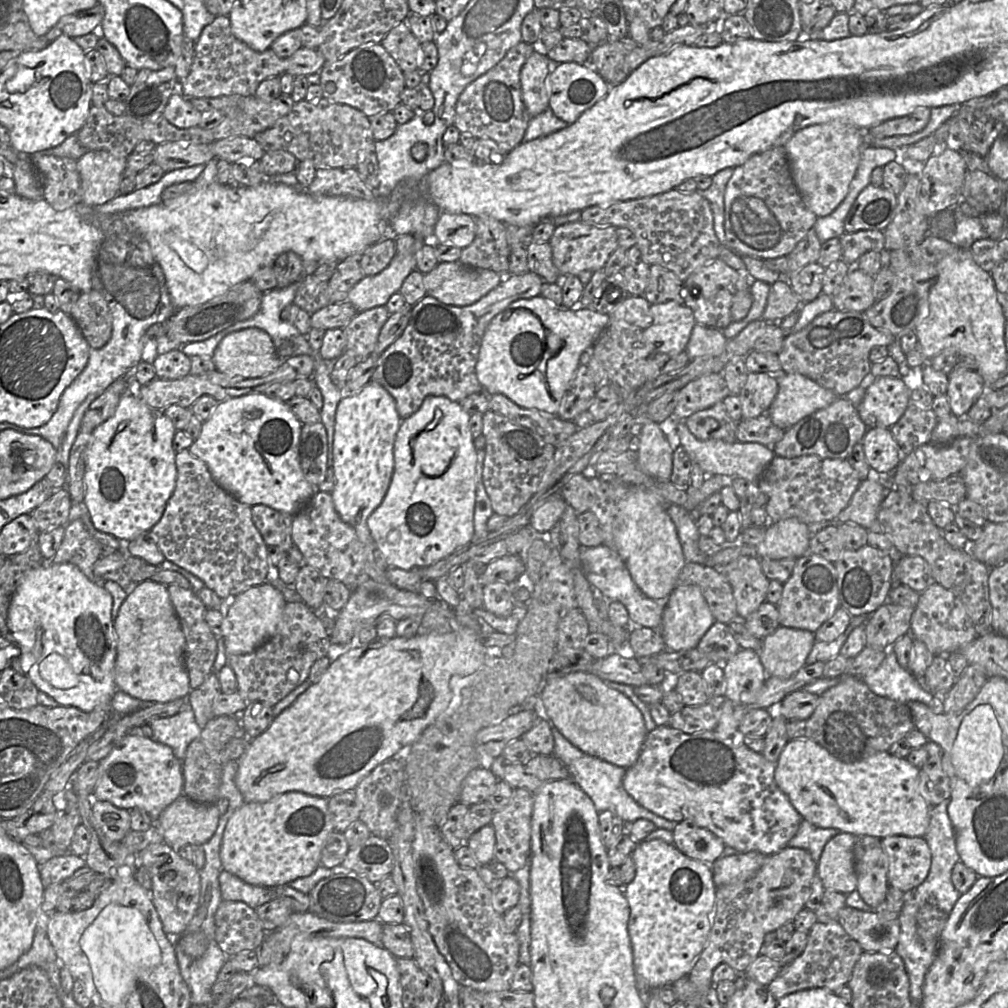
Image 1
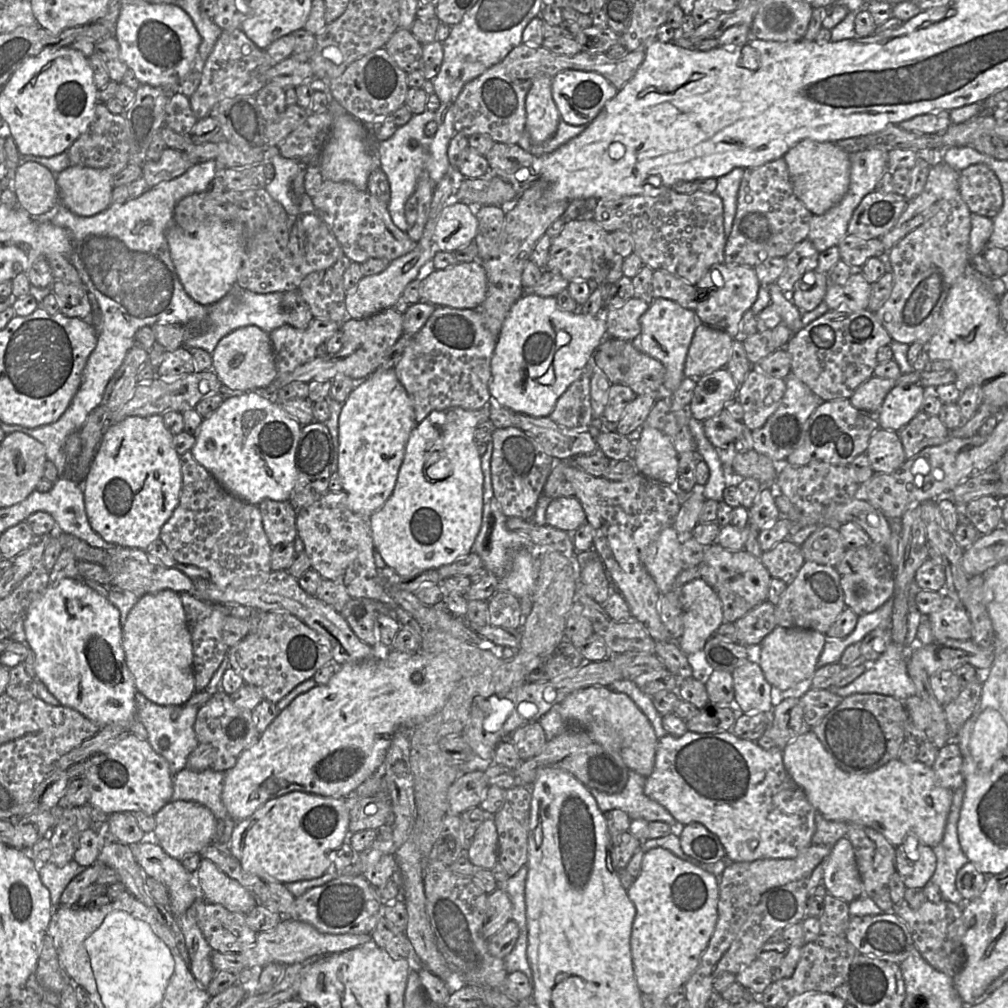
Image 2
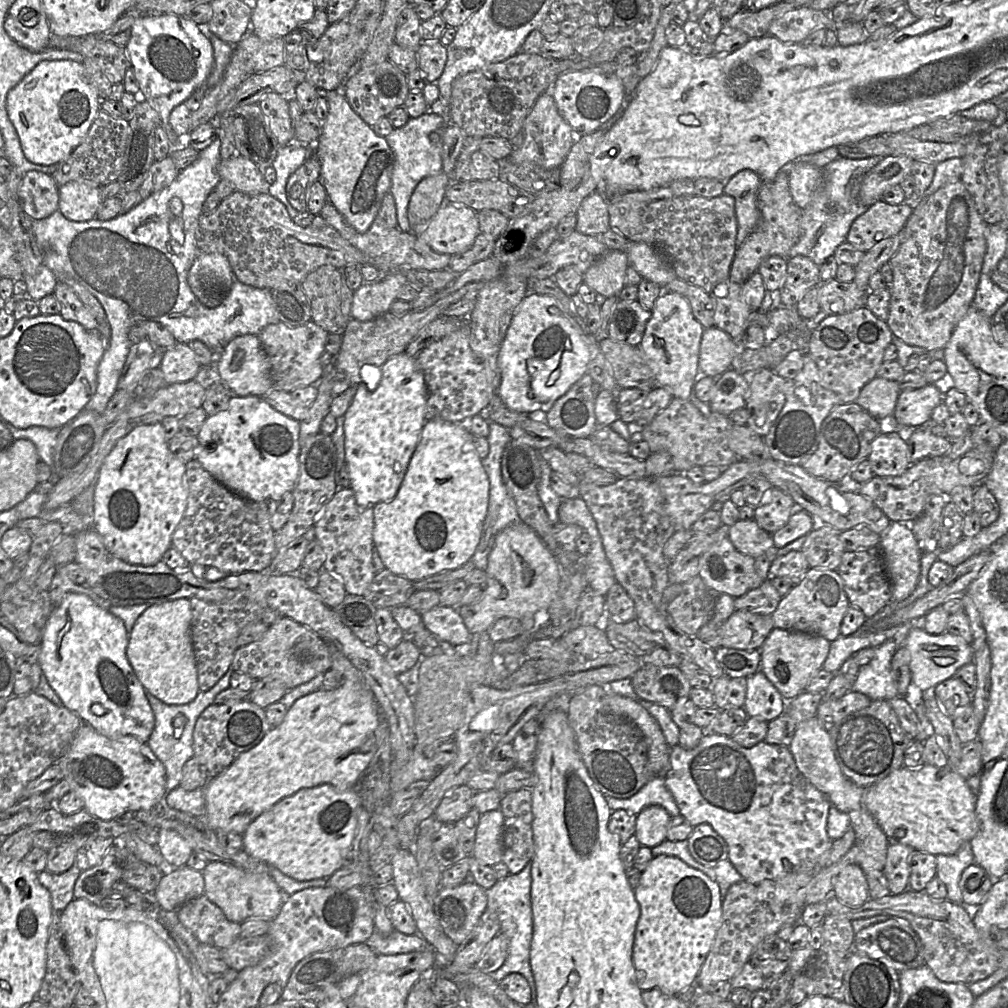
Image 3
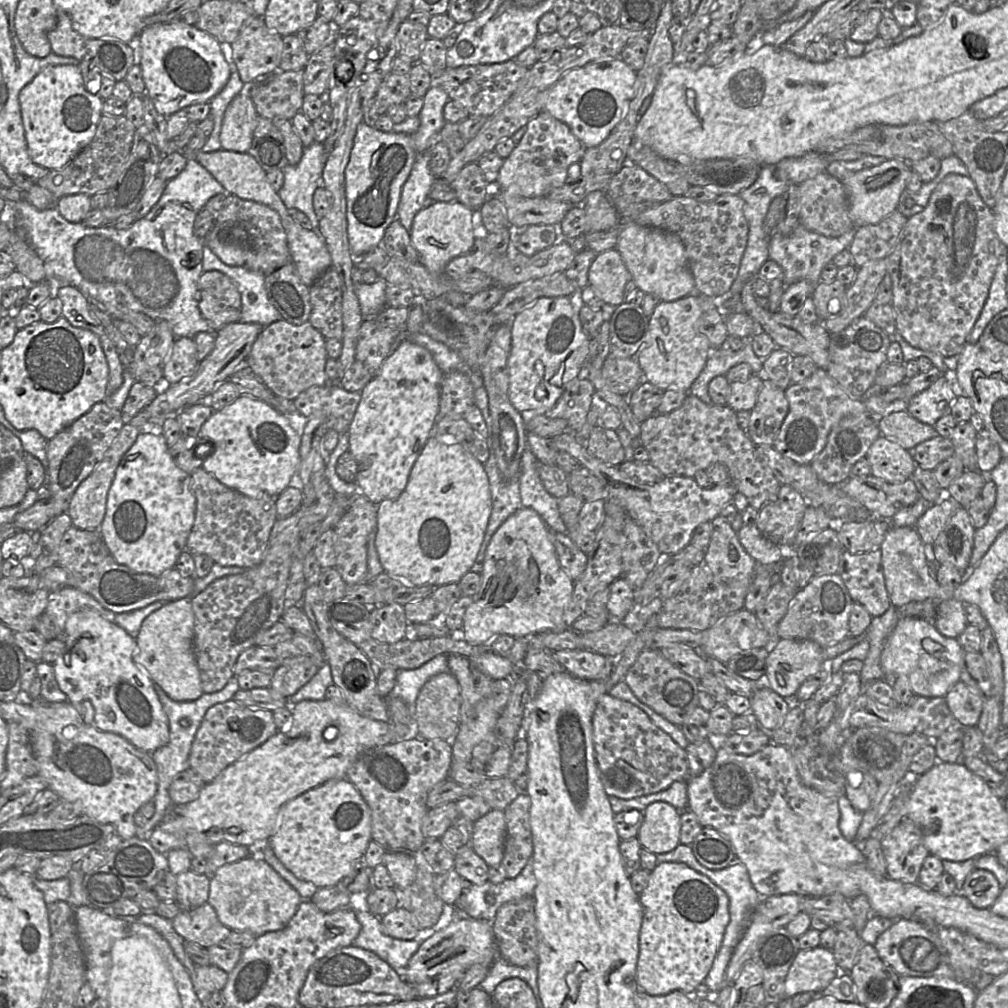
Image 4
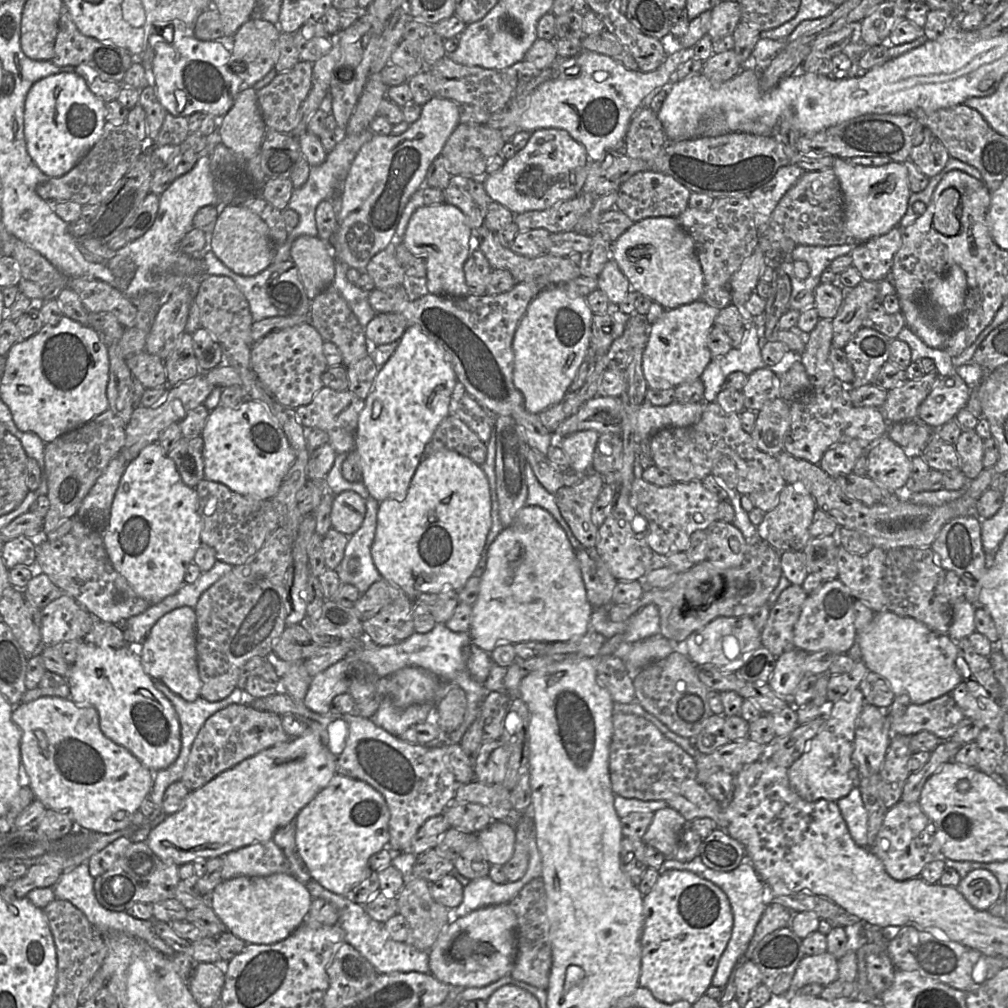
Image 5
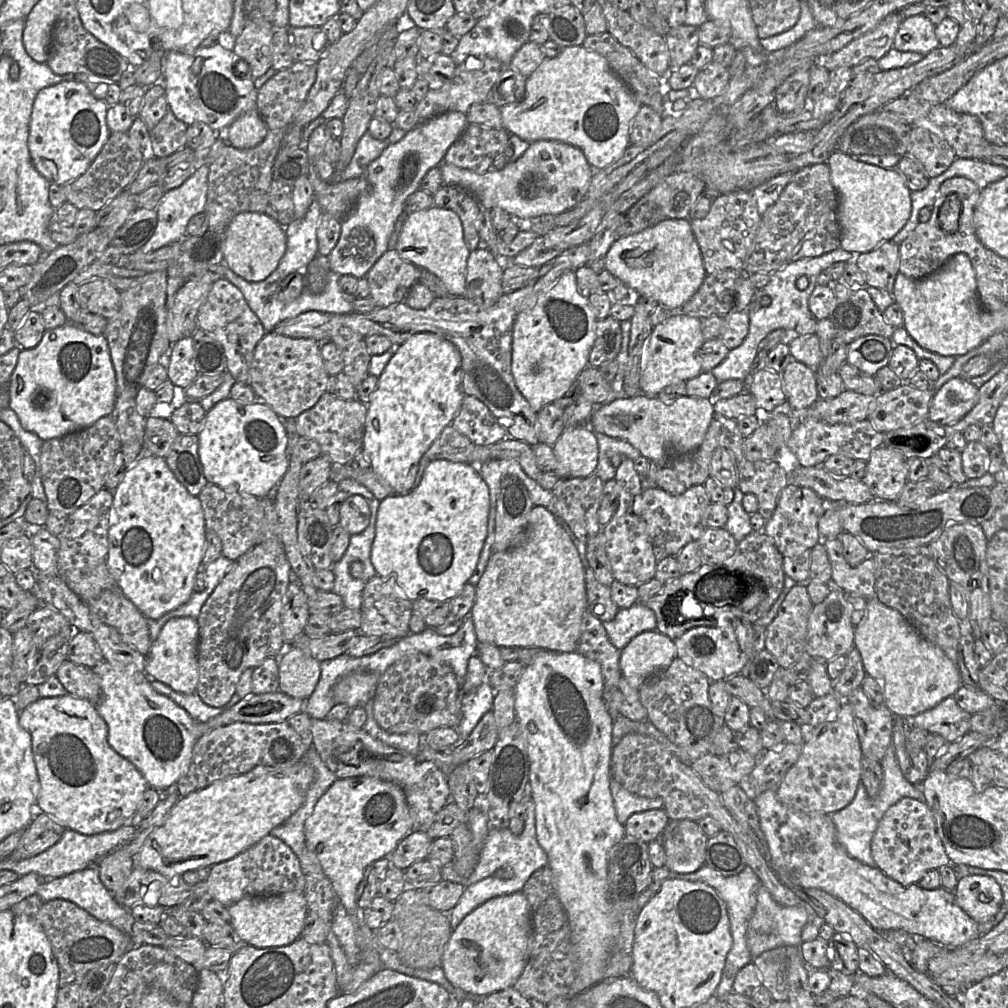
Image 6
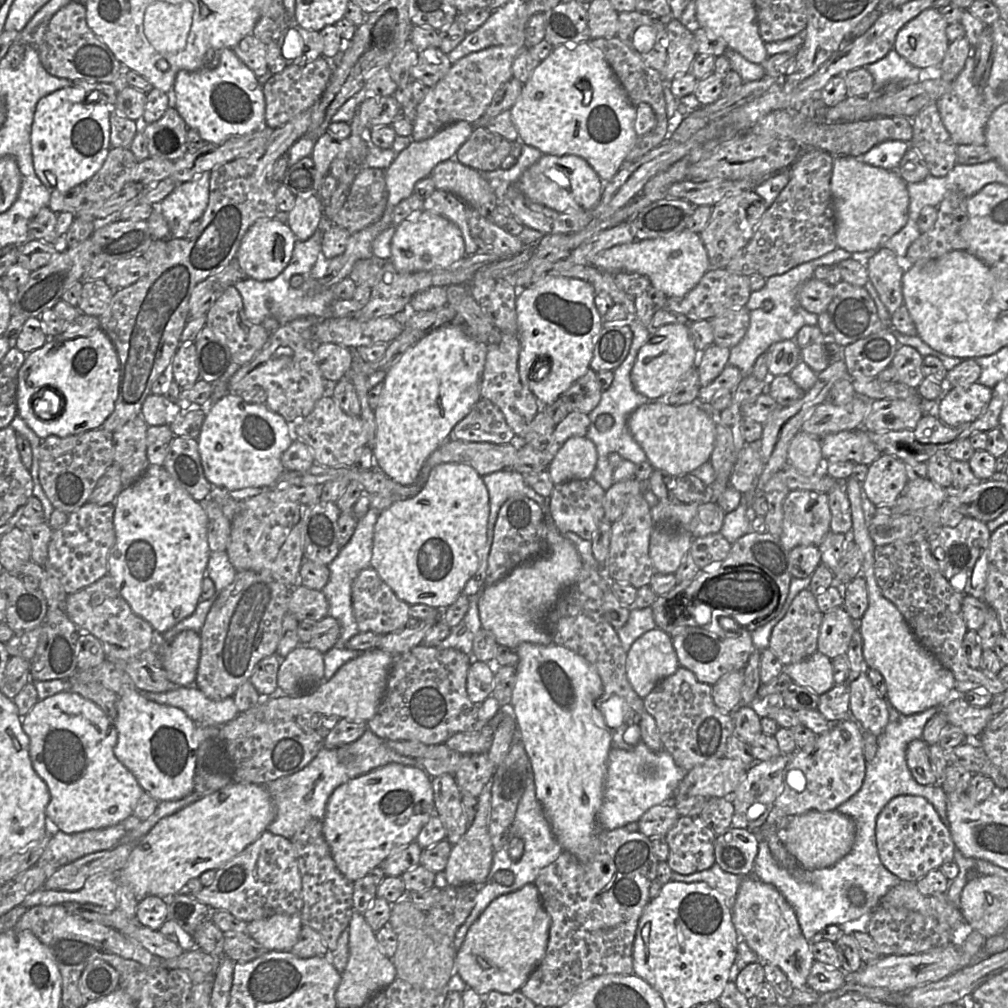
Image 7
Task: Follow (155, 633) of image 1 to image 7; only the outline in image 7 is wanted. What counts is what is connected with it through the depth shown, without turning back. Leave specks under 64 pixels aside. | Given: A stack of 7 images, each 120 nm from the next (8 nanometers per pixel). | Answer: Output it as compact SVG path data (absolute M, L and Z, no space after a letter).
M194 630L180 632L167 643L161 667L179 687L194 686L201 653L201 638Z

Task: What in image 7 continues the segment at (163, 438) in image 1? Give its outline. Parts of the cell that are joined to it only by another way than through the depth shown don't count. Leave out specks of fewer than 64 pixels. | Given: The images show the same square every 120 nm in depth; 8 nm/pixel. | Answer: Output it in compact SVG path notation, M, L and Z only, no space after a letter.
M150 465L138 481L127 488L123 488L118 494L114 502L114 530L115 543L108 556L108 575L113 577L117 589L129 603L133 612L148 621L161 634L192 615L198 603L201 601L202 582L206 576L207 565L211 555L207 538L208 517L202 504L194 500L163 466Z

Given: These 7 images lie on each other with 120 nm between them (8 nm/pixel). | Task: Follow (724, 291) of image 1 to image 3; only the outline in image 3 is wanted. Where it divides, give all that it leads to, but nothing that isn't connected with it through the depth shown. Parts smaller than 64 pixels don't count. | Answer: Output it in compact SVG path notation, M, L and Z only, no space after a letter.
M758 271L744 283L730 279L725 282L725 296L717 297L714 290L710 294L715 300L714 327L726 332L733 340L740 339L748 328L749 316L759 311L766 288Z

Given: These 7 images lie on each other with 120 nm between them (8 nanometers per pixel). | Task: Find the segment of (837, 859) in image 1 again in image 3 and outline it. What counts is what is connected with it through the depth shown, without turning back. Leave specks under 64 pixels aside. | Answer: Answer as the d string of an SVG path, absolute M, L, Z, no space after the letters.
M859 865L845 867L836 877L834 896L848 906L859 906L870 900L868 883Z

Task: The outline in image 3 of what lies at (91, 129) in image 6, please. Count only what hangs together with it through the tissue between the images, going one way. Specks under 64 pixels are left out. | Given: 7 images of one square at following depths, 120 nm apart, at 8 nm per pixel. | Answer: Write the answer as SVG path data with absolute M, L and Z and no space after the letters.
M73 60L39 62L7 94L6 109L27 160L39 165L65 161L85 140L100 110L101 99L86 80L82 63Z

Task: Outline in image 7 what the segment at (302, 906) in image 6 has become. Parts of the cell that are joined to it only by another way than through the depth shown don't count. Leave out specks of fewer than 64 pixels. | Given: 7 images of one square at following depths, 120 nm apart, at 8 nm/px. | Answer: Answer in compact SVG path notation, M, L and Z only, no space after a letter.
M300 913L276 914L247 924L247 933L268 951L290 951L301 929Z

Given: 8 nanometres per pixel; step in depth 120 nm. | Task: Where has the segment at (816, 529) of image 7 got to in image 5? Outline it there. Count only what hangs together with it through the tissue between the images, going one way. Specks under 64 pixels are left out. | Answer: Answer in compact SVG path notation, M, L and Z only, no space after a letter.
M787 484L779 496L776 507L765 513L763 521L757 527L757 534L777 552L803 551L812 538L810 527L817 508L815 500L803 485Z

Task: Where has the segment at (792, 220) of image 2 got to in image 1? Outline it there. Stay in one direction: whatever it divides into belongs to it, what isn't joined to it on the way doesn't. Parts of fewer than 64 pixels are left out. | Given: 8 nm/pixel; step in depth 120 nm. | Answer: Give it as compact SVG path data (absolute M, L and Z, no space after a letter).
M784 146L754 154L744 164L735 167L726 185L724 204L725 246L740 257L767 260L788 256L817 220L817 215L807 207L793 180Z

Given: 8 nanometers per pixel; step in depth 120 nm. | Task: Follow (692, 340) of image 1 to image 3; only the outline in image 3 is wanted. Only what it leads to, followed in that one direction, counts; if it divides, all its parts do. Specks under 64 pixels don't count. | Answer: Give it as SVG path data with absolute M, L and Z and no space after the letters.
M716 327L703 330L700 353L700 376L717 378L731 368L733 358L733 339Z

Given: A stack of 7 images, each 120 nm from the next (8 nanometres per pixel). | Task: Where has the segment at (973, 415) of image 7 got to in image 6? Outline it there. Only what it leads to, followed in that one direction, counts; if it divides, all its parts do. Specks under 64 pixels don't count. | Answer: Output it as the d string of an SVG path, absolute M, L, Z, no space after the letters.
M951 378L932 396L927 417L939 424L953 424L976 405L978 397L978 388L967 379Z

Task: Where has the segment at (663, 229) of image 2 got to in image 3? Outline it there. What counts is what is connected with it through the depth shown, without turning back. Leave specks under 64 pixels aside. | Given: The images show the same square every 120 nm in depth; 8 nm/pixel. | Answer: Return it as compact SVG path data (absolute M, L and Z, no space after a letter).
M669 187L650 191L612 193L608 197L610 229L623 235L630 242L643 242L666 257L677 277L712 294L714 288L730 279L730 270L737 250L737 218L735 199L723 194L704 198L696 195L676 195Z

